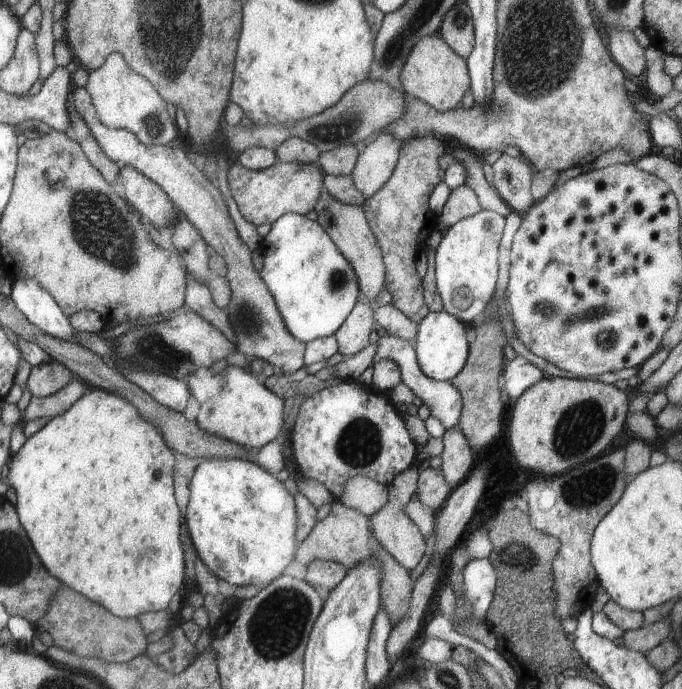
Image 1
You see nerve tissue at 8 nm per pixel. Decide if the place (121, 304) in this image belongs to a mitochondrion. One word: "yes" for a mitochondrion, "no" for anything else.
no

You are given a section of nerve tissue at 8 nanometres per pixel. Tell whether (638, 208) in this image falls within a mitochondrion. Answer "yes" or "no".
no

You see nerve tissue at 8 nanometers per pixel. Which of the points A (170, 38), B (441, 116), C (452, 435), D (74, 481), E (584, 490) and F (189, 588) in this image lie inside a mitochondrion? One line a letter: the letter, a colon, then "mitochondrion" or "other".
A: mitochondrion
B: other
C: other
D: other
E: mitochondrion
F: other

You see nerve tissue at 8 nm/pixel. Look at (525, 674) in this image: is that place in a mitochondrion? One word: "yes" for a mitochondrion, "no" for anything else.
no

